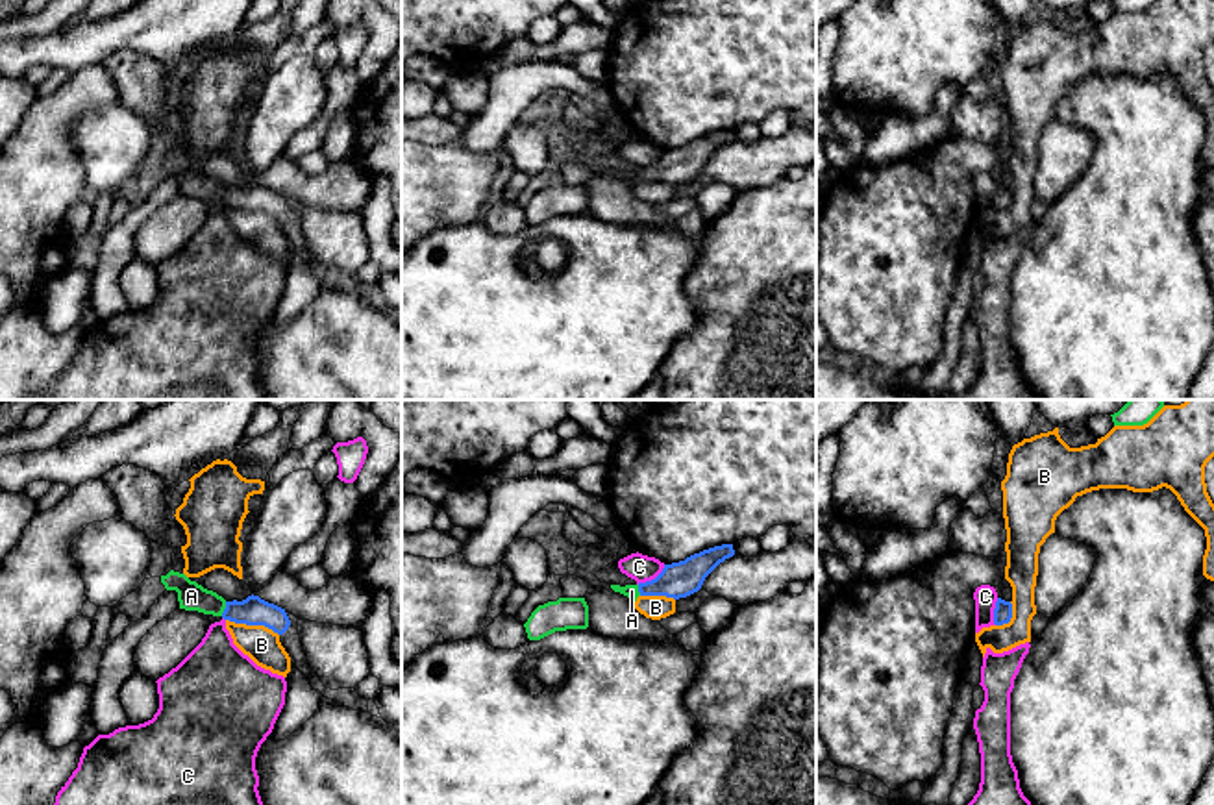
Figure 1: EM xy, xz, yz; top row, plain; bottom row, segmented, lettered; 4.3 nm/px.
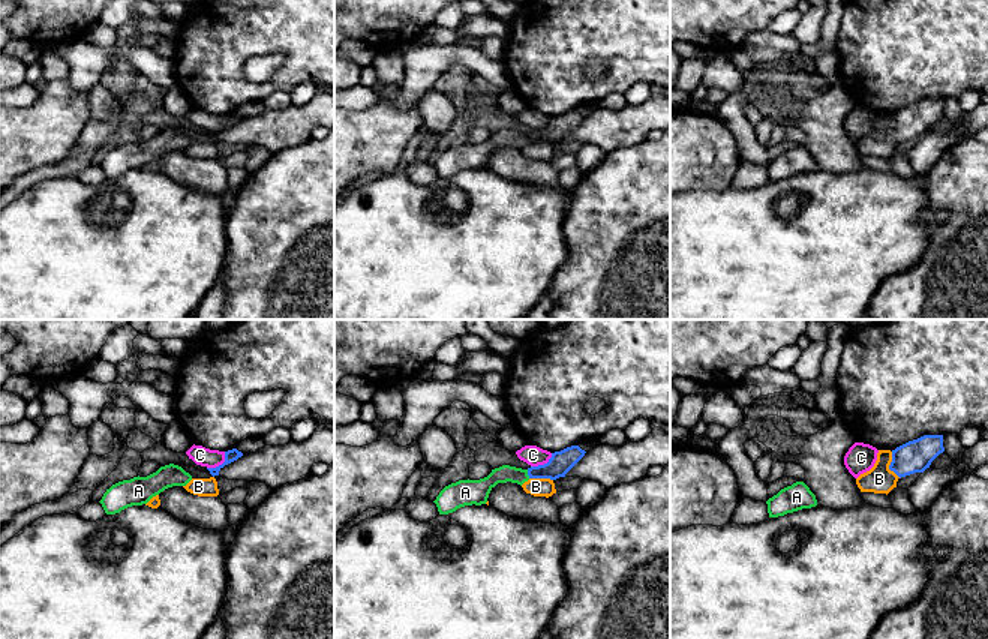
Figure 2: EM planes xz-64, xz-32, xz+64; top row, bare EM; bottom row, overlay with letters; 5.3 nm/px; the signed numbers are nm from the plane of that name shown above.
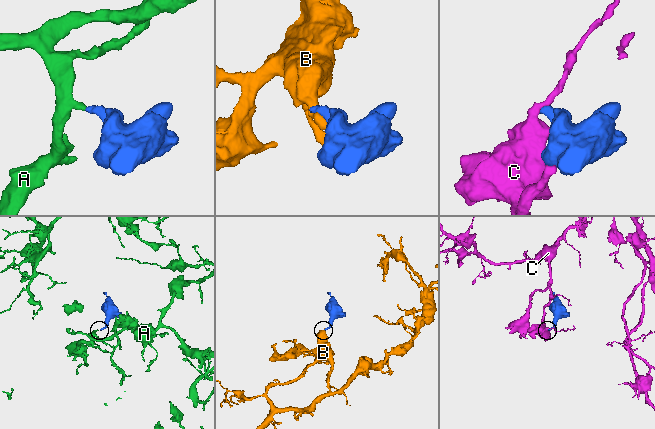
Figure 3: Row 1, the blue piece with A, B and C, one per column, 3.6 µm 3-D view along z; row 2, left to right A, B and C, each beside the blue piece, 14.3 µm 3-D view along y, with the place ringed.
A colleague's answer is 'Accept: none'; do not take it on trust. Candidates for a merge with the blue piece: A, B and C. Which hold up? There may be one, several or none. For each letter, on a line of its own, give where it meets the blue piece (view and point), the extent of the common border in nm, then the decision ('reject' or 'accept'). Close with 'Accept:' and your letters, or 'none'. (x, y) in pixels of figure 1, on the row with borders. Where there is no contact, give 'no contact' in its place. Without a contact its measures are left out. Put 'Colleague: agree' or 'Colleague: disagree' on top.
Colleague: disagree
A: xy (224, 609) | 70 nm | accept
B: xy (252, 624) | 240 nm | reject
C: xz (652, 580) | 150 nm | reject
Accept: A

